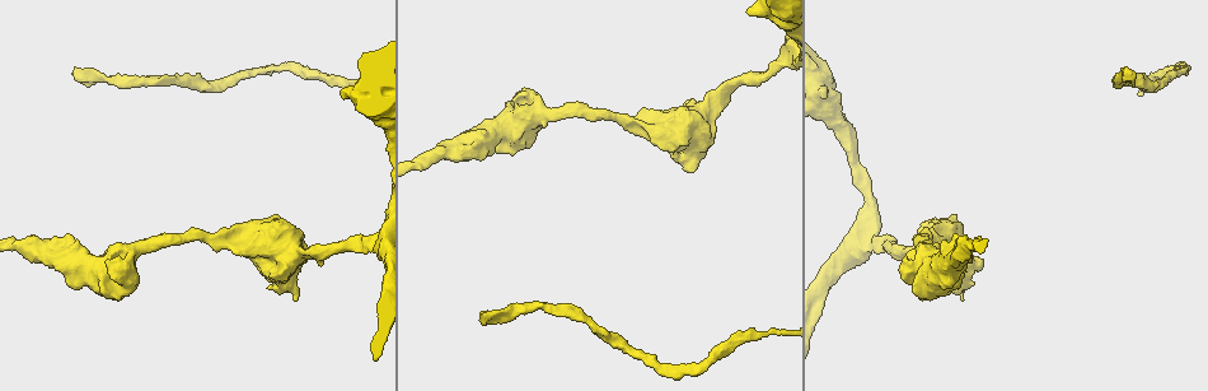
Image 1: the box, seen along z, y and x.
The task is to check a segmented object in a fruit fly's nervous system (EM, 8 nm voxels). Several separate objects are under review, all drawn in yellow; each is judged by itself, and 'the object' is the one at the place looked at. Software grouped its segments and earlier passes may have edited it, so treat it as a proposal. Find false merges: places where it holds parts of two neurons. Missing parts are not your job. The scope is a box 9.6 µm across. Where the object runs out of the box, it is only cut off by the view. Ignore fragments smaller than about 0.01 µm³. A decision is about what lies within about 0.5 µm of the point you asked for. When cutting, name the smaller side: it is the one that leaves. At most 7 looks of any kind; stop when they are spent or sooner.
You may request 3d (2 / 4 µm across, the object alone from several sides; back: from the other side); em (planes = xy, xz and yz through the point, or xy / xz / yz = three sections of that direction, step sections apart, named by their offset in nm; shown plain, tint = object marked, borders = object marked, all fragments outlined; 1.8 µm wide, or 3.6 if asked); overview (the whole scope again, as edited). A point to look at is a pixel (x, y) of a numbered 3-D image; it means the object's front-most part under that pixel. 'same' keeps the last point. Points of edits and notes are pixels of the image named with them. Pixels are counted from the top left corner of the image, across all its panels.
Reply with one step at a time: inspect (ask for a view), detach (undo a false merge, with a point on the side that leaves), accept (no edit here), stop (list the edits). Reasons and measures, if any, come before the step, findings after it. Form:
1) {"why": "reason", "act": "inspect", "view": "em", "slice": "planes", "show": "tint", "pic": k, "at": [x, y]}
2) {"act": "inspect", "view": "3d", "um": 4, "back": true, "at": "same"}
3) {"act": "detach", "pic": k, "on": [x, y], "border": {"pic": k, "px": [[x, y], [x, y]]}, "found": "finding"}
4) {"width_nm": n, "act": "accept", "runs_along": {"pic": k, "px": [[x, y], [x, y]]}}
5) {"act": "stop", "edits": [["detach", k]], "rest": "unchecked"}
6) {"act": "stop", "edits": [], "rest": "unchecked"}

{"act": "inspect", "view": "3d", "um": 4, "pic": 1, "at": [676, 134]}

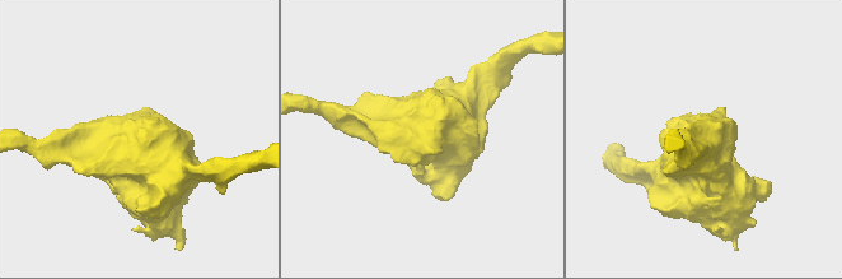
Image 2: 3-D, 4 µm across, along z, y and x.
{"why": "need the tissue", "act": "inspect", "view": "em", "um": 3.6, "slice": "planes", "show": "borders", "pic": 2, "at": [416, 132]}

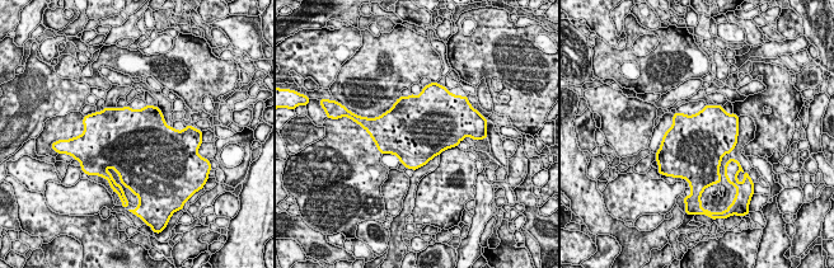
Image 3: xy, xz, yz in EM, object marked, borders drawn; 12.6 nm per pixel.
{"act": "accept", "found": "all the same neuron"}

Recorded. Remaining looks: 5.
{"why": "three arms meet", "act": "inspect", "view": "3d", "um": 4, "pic": 1, "at": [371, 240]}

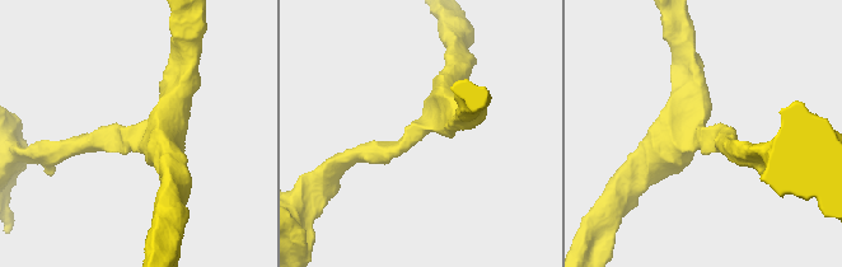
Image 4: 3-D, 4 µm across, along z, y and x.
{"arms": 3, "arm_widths_nm": [260, 480, 550], "why": "now the EM", "act": "inspect", "view": "em", "slice": "planes", "show": "tint", "pic": 4, "at": [138, 133]}

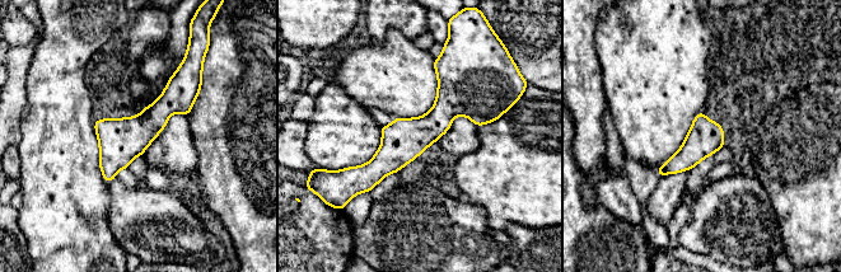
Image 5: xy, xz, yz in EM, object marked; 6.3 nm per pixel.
{"width_nm": 220, "act": "accept", "runs_along": {"pic": 5, "px": [[439, 61], [445, 106], [367, 188]]}, "found": "continuous, no second neuron"}

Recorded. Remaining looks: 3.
{"why": "sharp bend", "act": "inspect", "view": "3d", "um": 4, "pic": 1, "at": [927, 255]}

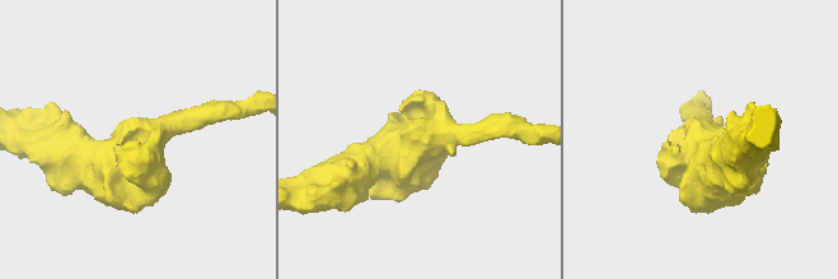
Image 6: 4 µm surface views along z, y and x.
{"why": "shape alone is not enough", "act": "inspect", "view": "em", "slice": "planes", "show": "tint", "pic": 6, "at": [151, 140]}

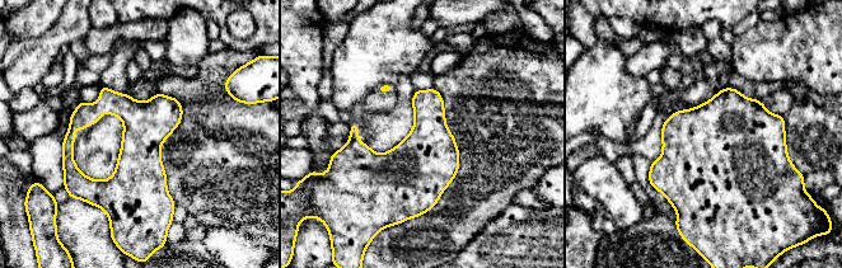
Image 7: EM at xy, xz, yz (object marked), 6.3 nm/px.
{"act": "accept", "found": "one neuron here"}

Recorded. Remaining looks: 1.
{"act": "stop", "edits": [], "rest": "unchecked"}

